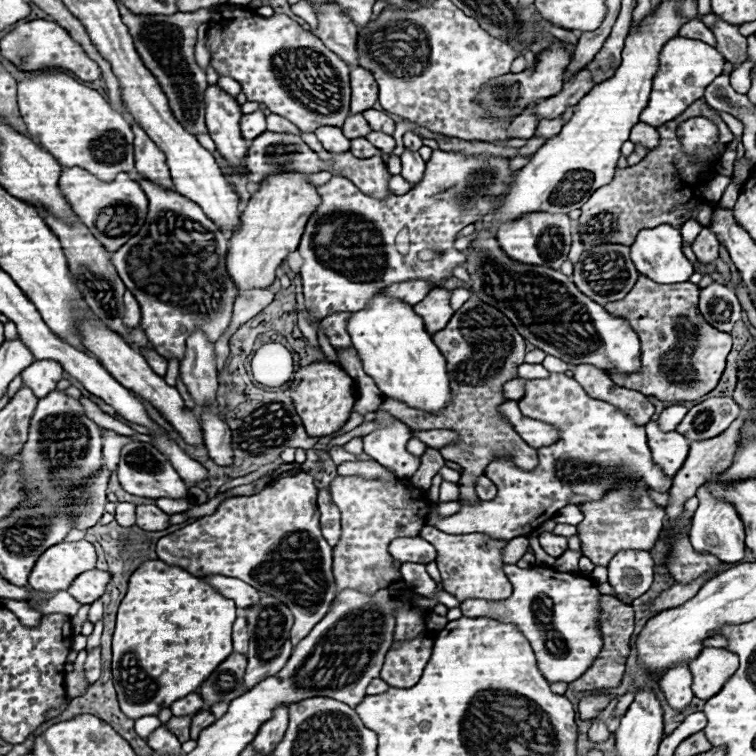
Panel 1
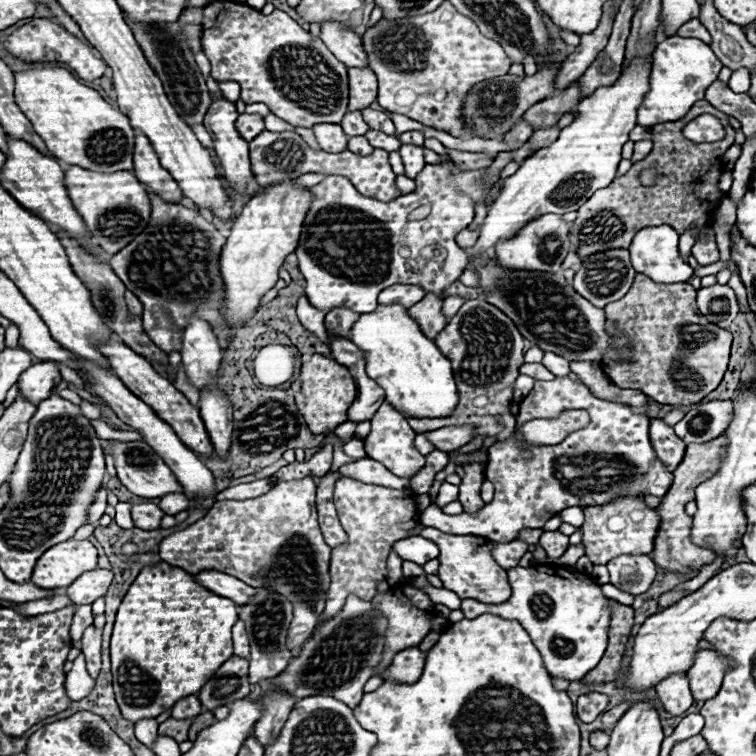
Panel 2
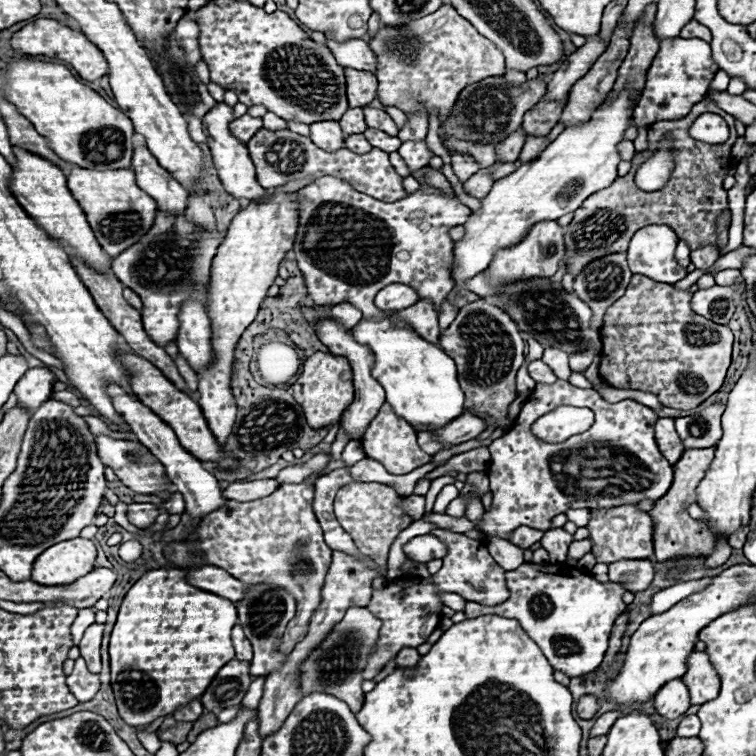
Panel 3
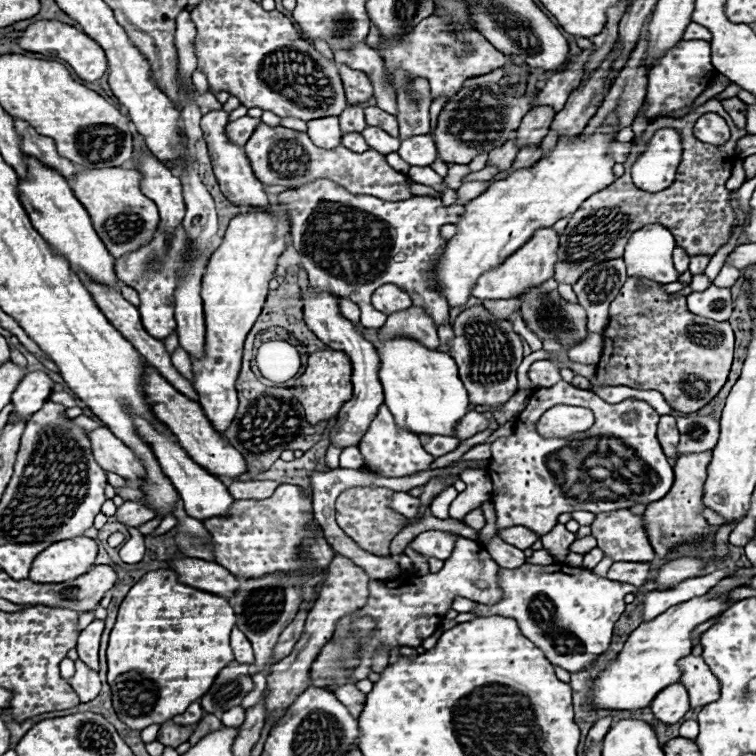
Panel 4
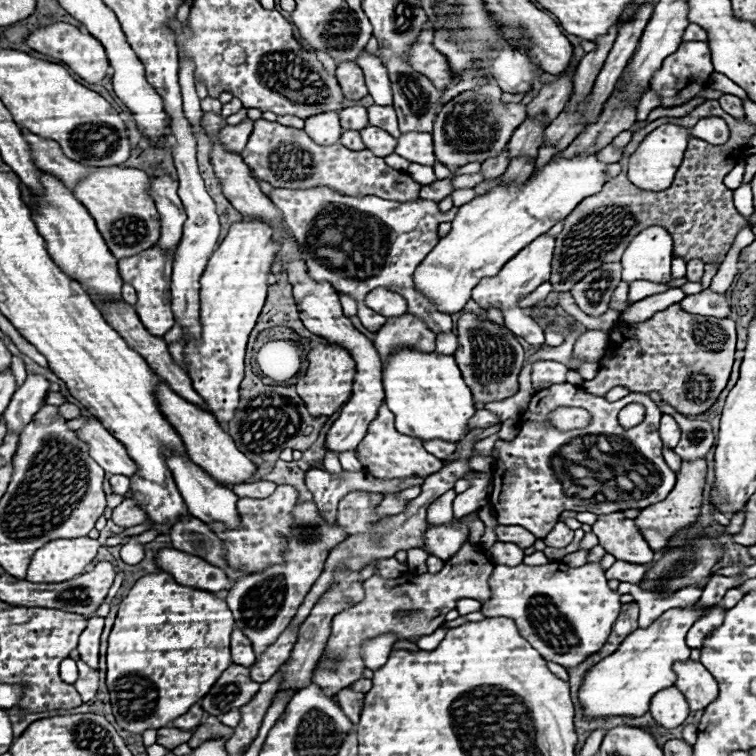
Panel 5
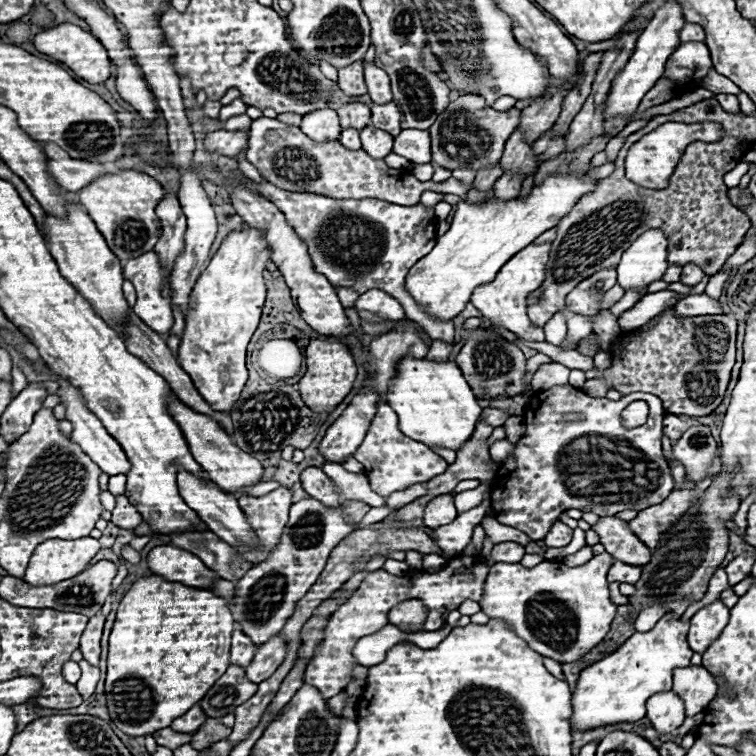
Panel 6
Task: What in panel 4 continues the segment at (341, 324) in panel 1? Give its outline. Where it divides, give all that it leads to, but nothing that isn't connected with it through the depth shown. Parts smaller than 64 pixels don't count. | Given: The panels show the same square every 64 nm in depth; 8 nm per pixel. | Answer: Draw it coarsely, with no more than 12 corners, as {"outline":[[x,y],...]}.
{"outline":[[340,298],[340,312],[354,324],[360,308],[348,298]]}

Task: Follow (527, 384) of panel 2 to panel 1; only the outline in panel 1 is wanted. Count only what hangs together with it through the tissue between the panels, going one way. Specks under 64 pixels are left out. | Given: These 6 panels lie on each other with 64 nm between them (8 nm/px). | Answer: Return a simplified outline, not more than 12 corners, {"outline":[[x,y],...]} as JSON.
{"outline":[[514,378],[504,384],[508,400],[520,400],[528,380]]}

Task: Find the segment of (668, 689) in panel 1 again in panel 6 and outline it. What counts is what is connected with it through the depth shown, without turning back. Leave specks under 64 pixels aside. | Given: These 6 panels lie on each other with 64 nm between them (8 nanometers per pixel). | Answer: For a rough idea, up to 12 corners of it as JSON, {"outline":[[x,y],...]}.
{"outline":[[676,694],[646,700],[646,718],[660,734],[684,722],[684,704]]}

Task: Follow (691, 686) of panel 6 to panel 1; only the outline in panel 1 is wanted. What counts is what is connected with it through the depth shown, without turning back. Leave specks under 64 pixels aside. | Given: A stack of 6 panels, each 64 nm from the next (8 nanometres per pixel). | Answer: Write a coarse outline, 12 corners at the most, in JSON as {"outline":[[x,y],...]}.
{"outline":[[704,648],[690,662],[692,692],[708,700],[736,672],[738,658]]}

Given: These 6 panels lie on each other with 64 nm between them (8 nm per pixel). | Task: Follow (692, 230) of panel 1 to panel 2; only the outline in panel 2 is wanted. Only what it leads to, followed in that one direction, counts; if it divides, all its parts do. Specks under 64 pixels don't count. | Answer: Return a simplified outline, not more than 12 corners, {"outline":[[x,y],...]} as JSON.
{"outline":[[692,234],[680,236],[680,256],[684,262],[690,258],[690,248],[694,246]]}

